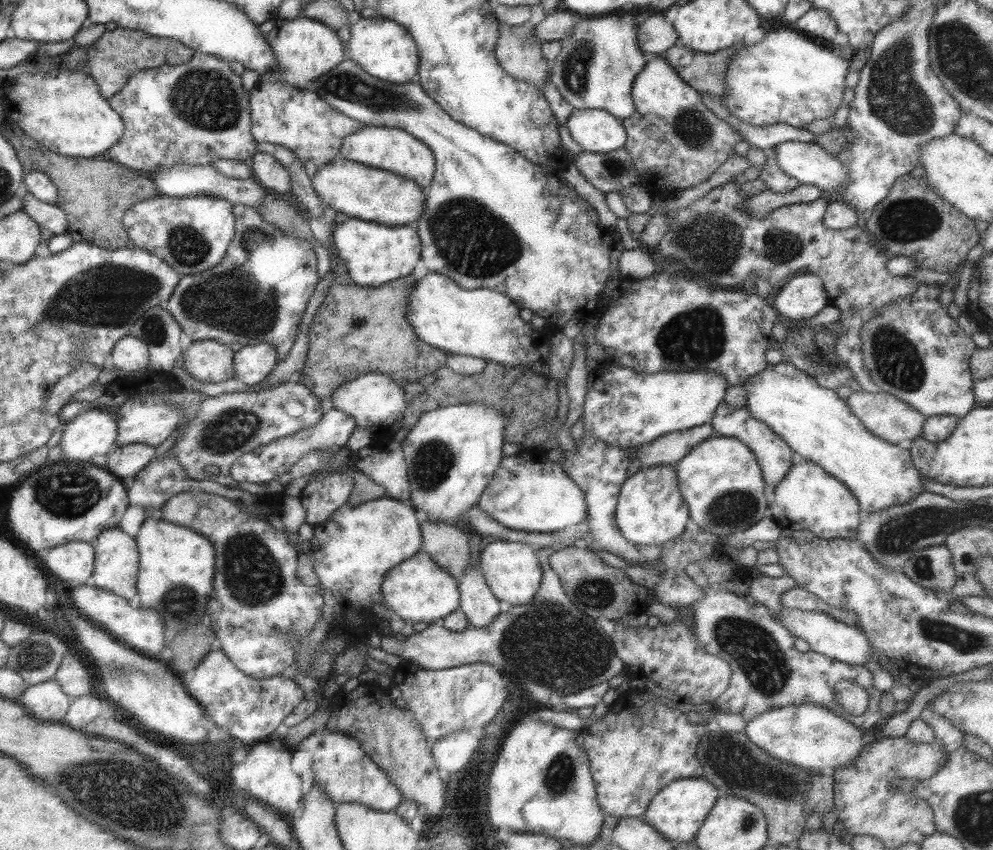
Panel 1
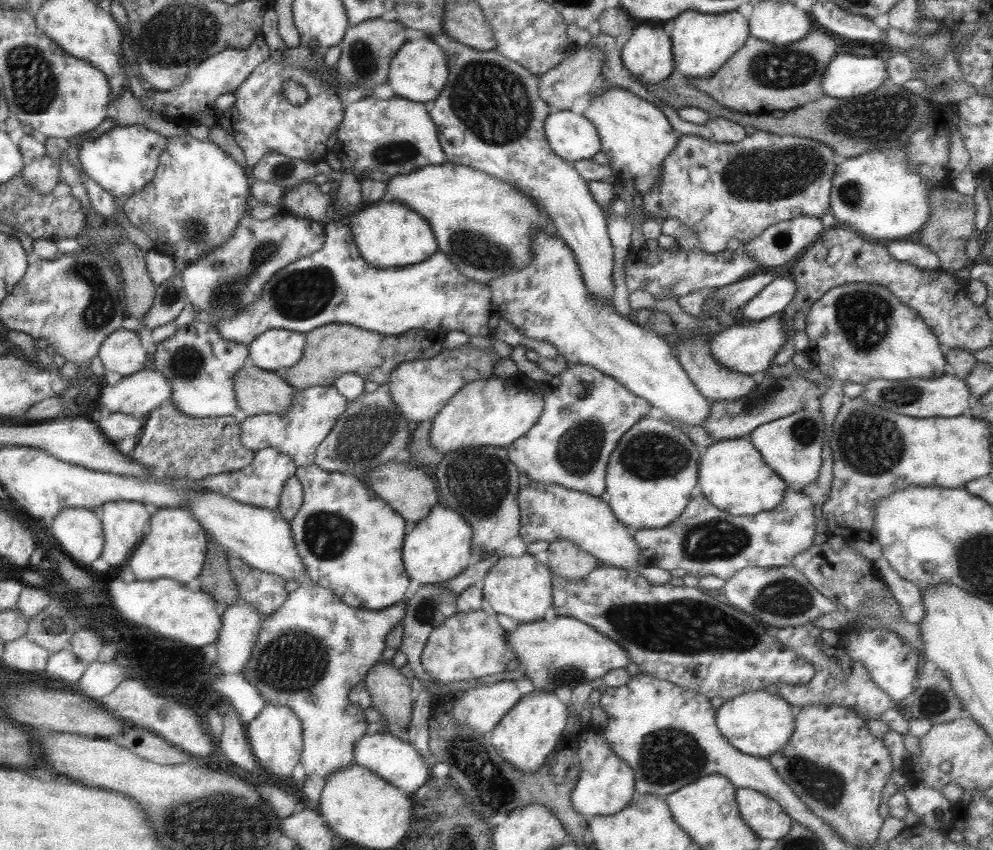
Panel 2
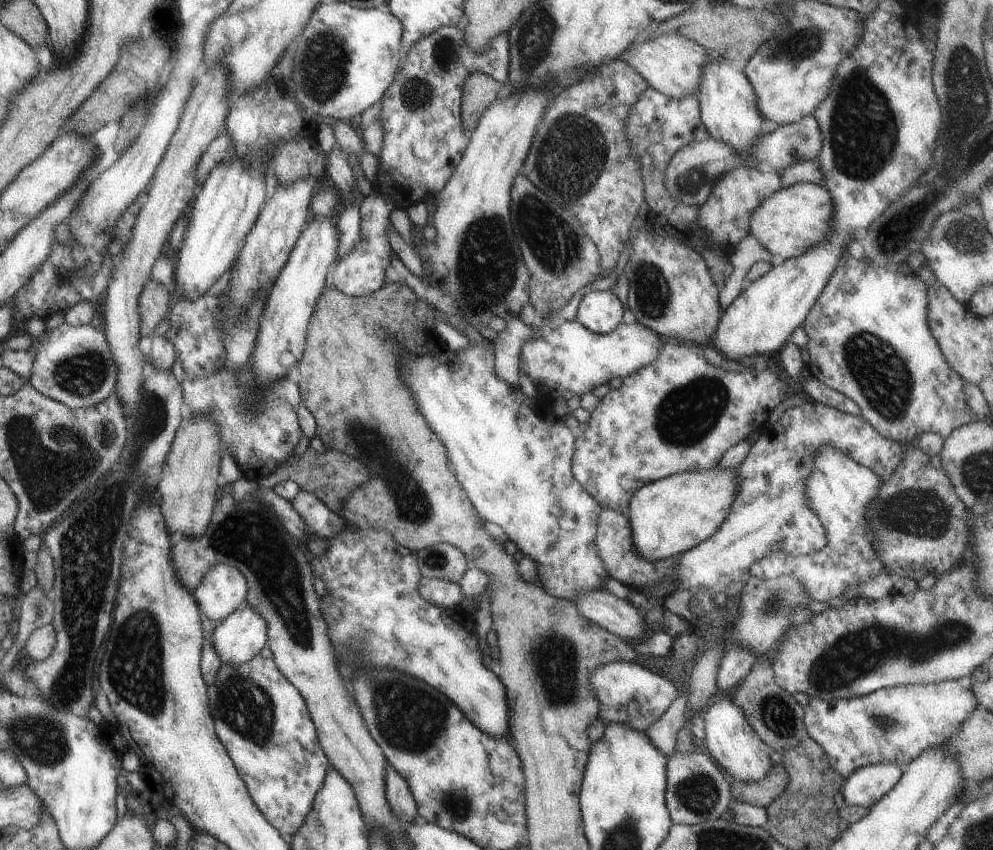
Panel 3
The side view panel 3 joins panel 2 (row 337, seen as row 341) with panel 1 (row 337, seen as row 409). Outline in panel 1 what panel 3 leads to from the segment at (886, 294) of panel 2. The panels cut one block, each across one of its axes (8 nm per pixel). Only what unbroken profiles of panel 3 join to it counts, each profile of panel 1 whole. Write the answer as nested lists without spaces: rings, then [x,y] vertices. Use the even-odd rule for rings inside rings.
[[[919,283],[914,293],[898,301],[892,301],[880,311],[876,311],[876,315],[860,327],[862,360],[864,360],[864,368],[870,374],[870,380],[878,388],[902,399],[902,402],[908,403],[926,418],[950,415],[961,419],[974,409],[976,402],[973,392],[975,380],[969,369],[969,358],[977,347],[971,336],[963,332],[957,320],[950,317],[947,308],[938,301],[940,294],[941,285]]]

